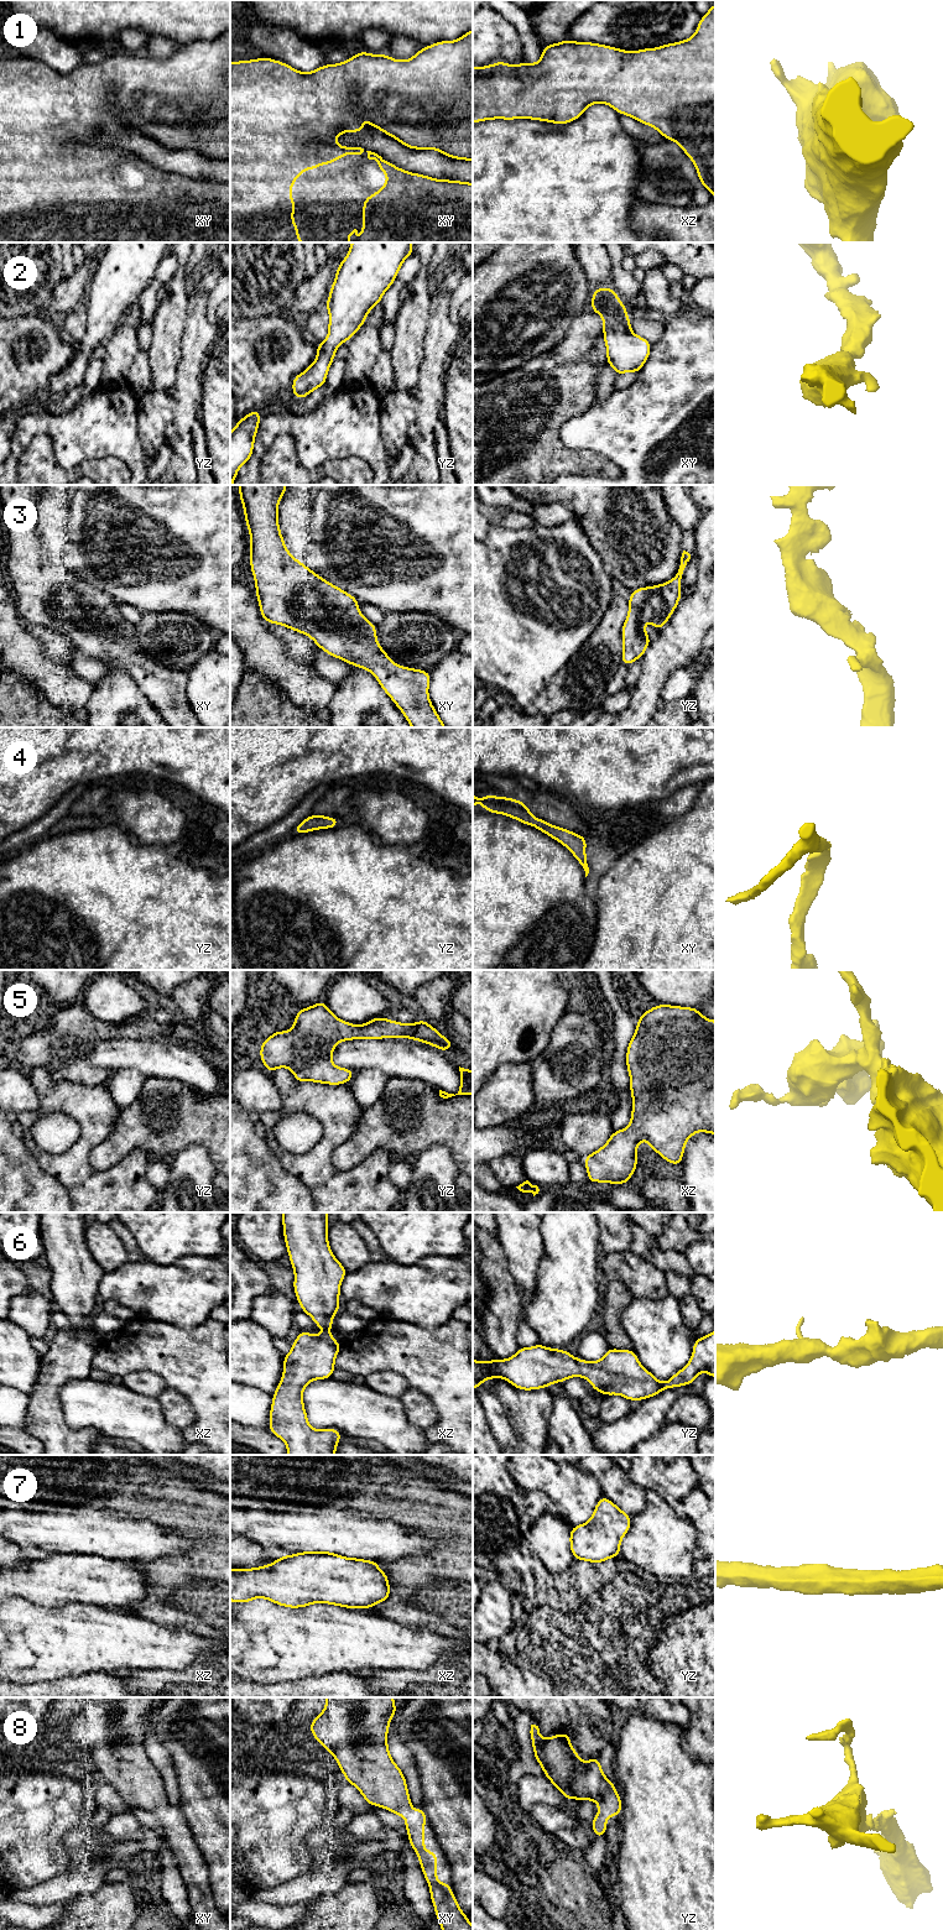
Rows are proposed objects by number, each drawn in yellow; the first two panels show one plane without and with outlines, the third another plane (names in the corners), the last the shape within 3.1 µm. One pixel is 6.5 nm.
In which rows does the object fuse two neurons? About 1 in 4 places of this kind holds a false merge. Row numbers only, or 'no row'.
7

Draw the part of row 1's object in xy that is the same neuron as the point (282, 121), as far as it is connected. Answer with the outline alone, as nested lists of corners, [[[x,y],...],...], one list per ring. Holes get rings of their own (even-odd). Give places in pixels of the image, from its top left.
[[[473,30],[465,32],[457,41],[439,41],[422,47],[413,57],[398,61],[385,54],[371,54],[360,51],[351,58],[335,64],[324,64],[313,72],[299,72],[290,64],[272,59],[256,58],[250,61],[230,62],[230,242],[278,242],[278,235],[283,235],[283,242],[303,242],[298,238],[298,225],[293,221],[293,212],[297,204],[290,191],[293,182],[306,171],[317,169],[319,165],[332,165],[345,155],[361,155],[364,148],[340,146],[333,140],[342,132],[361,132],[365,124],[359,120],[365,116],[368,122],[396,139],[403,146],[413,150],[436,150],[447,157],[473,162]],[[278,197],[283,197],[283,223],[278,223]]]

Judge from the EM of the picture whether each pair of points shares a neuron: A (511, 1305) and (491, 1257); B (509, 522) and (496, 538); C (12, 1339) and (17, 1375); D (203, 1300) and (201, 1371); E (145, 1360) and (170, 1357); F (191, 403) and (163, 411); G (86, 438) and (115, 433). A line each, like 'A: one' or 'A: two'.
A: one
B: two
C: one
D: two
E: one
F: two
G: one

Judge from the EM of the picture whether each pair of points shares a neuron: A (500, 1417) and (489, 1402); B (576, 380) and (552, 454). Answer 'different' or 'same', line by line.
A: same
B: same

